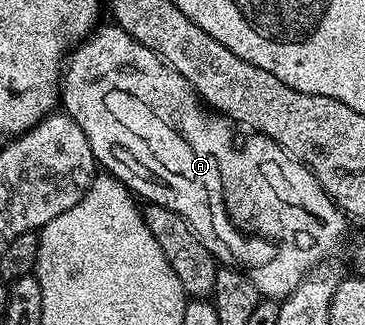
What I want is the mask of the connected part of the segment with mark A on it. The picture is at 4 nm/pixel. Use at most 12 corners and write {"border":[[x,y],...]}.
{"border":[[116,24],[69,51],[95,163],[263,299],[347,215]]}

